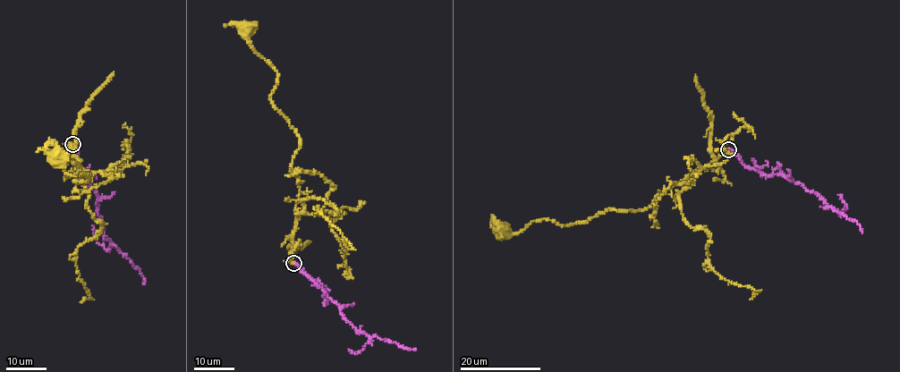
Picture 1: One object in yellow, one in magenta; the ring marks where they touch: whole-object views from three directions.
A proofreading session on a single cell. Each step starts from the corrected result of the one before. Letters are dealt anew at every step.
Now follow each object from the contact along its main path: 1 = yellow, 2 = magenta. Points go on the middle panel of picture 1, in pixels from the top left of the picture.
1: (293, 263), (299, 186), (291, 168), (300, 143), (271, 100), (276, 71), (249, 40), (245, 24)
2: (293, 263), (339, 306), (343, 318), (359, 333), (414, 350)

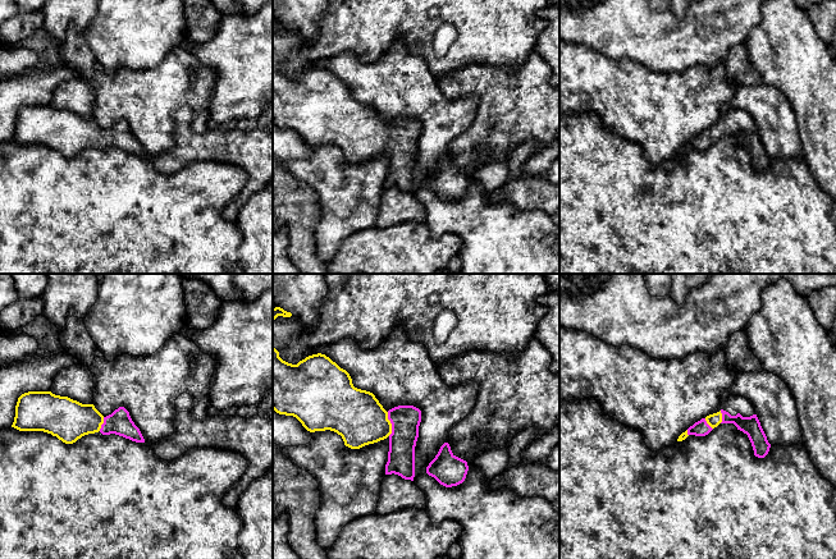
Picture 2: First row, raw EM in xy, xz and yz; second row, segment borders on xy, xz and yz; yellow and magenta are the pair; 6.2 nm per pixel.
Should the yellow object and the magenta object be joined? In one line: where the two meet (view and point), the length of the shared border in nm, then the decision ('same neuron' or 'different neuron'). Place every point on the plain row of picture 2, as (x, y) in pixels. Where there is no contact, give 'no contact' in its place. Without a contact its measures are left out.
contact xz (391, 137); length 150 nm; same neuron

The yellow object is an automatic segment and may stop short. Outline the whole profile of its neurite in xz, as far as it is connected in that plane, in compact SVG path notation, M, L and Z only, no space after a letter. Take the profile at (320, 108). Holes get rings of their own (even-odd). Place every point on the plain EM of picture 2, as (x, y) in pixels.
M273 60L273 123L279 128L296 130L310 146L337 146L351 162L388 151L385 188L394 187L414 194L421 124L414 119L398 119L387 125L373 106L355 101L350 87L325 68L312 68L292 78L283 74Z

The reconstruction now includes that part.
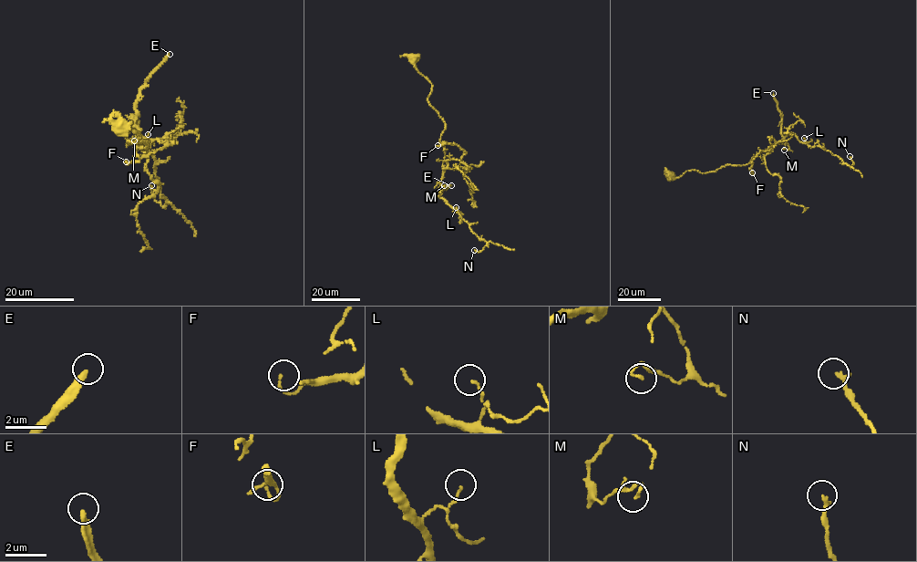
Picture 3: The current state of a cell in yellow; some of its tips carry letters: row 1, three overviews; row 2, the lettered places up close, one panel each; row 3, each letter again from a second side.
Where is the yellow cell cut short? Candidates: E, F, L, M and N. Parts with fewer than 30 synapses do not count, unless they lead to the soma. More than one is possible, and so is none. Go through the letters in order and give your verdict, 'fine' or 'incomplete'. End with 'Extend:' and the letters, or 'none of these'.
E: incomplete
F: fine
L: fine
M: fine
N: fine
Extend: E

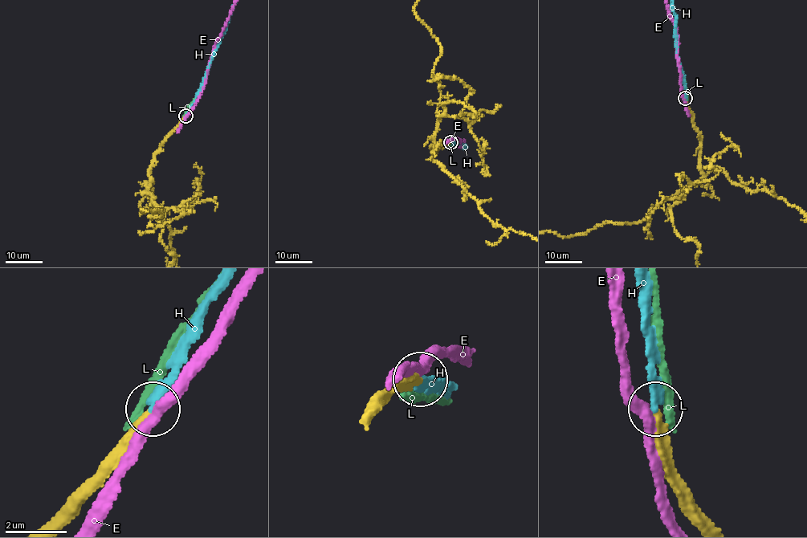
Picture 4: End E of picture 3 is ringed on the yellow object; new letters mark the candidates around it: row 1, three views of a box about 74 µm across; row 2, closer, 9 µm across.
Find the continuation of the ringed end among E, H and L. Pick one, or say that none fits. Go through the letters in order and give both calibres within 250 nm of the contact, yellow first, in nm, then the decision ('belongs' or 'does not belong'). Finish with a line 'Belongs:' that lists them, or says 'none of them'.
E: 460 nm thick on the yellow side, 320 nm on the other; does not belong
H: 320 nm thick on the yellow side, 280 nm on the other; belongs
L: 400 nm thick on the yellow side, 280 nm on the other; does not belong
Belongs: H

